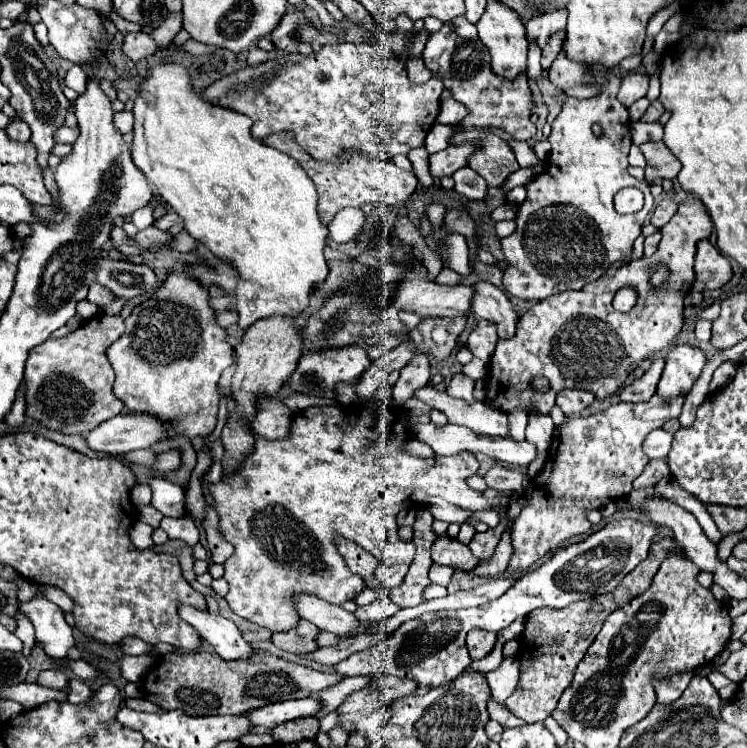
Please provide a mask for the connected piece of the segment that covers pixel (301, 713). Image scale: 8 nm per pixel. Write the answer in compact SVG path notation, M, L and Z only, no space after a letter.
M302 698L302 700L286 700L286 702L276 702L268 704L264 708L256 708L252 712L246 712L244 716L252 726L264 726L268 730L276 728L278 724L284 724L288 720L304 718L304 716L316 716L320 710L318 700L314 698Z

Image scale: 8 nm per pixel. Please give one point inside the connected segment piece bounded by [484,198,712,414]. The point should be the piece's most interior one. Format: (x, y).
(576, 339)

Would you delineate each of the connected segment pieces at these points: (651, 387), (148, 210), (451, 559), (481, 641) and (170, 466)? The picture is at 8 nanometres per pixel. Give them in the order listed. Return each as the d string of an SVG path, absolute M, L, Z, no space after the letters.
M662 358L654 360L652 366L638 380L634 380L630 386L622 388L620 400L622 402L646 402L646 400L650 400L656 394L656 384L660 382L664 364L666 362Z
M153 200L148 206L146 206L142 210L137 210L131 216L131 222L138 228L138 230L143 230L153 223L154 219L152 211L156 205L157 203Z
M448 534L438 536L432 544L432 560L436 564L446 564L456 570L472 570L480 562L472 556L466 544L462 544L458 538L450 538Z
M474 628L466 636L466 646L470 650L472 660L484 658L494 648L494 642L496 642L496 634L494 632L486 632L486 630L476 630Z
M174 450L174 452L166 452L166 454L160 454L158 456L158 464L156 468L166 472L166 470L176 470L180 466L180 454Z

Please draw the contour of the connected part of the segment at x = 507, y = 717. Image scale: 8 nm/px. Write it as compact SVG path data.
M494 700L488 702L488 710L490 710L490 720L496 720L502 728L514 728L514 726L522 726L524 722L516 716L512 716L502 704L496 704Z

